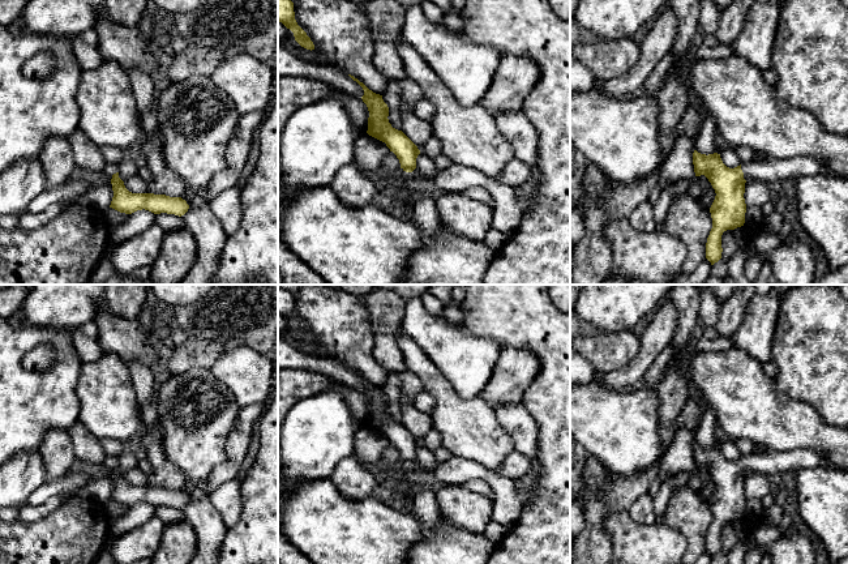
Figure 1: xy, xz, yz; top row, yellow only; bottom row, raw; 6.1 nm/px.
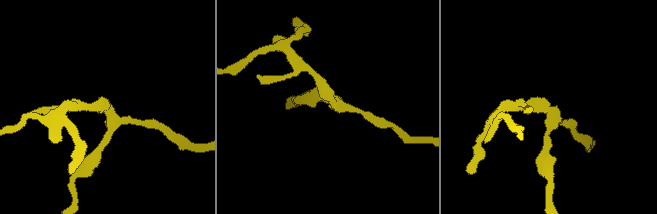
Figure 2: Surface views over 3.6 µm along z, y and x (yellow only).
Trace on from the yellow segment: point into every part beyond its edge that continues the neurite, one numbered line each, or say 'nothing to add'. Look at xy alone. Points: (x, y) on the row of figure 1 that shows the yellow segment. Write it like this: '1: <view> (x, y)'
1: xy (110, 169)

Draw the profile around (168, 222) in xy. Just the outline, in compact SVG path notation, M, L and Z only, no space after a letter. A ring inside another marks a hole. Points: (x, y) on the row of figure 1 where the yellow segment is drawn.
M167 213L155 214L155 223L164 232L185 228L185 223L183 222L183 219L175 214L167 214Z

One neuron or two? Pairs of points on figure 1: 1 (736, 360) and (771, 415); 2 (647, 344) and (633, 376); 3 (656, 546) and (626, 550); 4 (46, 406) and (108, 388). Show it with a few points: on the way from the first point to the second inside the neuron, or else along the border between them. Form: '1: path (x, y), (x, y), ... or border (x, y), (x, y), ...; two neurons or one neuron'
1: path (736, 374), (736, 380), (758, 402); one neuron
2: path (647, 351), (636, 368); one neuron
3: path (649, 548), (634, 550); one neuron
4: border (81, 367), (76, 385), (76, 421); two neurons

